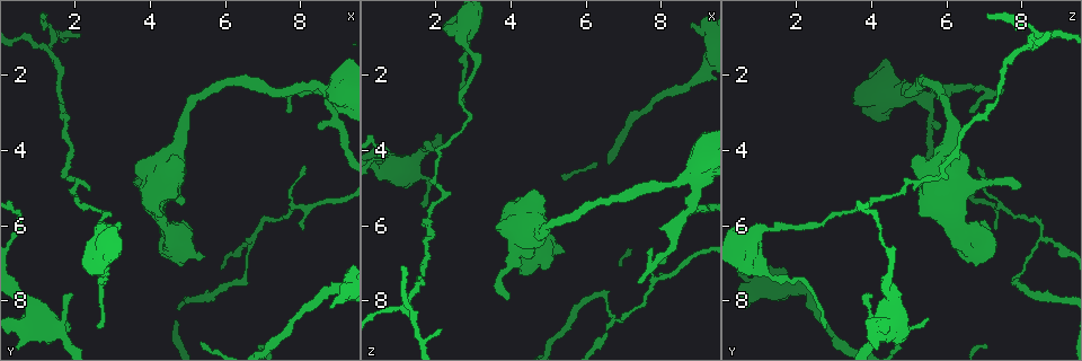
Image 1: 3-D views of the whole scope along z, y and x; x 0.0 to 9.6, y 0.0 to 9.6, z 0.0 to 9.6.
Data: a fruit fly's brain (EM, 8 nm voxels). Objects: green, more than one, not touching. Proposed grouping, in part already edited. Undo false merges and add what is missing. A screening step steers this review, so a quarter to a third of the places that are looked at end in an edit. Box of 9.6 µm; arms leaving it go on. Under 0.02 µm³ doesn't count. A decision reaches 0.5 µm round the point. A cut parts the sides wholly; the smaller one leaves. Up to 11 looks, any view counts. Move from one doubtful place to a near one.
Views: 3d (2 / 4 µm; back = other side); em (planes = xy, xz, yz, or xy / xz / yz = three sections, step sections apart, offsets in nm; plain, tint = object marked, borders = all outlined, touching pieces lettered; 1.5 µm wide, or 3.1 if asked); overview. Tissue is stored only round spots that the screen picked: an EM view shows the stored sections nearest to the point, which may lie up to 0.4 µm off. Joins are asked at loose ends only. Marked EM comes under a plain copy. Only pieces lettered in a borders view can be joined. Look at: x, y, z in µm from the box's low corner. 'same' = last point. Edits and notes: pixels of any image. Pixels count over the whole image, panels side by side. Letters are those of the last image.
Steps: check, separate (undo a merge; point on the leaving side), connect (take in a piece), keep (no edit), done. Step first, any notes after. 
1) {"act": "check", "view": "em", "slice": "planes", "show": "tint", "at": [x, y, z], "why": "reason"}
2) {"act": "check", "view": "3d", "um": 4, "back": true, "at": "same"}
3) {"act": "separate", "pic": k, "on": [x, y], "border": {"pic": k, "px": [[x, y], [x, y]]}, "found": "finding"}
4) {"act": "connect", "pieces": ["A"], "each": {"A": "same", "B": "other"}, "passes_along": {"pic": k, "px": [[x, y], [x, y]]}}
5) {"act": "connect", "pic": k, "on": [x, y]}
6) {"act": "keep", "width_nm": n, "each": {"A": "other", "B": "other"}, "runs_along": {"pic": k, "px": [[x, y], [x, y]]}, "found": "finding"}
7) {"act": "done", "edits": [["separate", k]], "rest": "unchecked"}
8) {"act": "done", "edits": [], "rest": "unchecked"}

{"act": "check", "view": "3d", "um": 2, "at": [5.45, 6.75, 6.70], "why": "stops while still wide"}

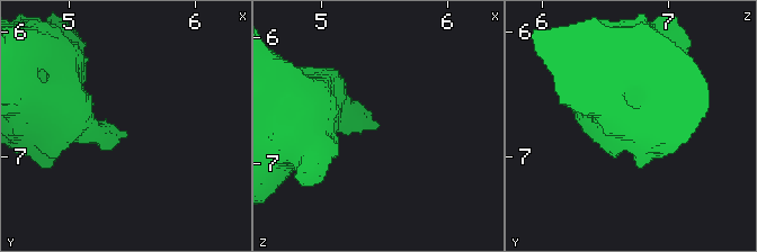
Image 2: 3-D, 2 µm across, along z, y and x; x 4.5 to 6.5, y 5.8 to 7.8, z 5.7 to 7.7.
{"act": "check", "view": "em", "slice": "planes", "show": "borders", "at": [5.44, 6.80, 6.68]}

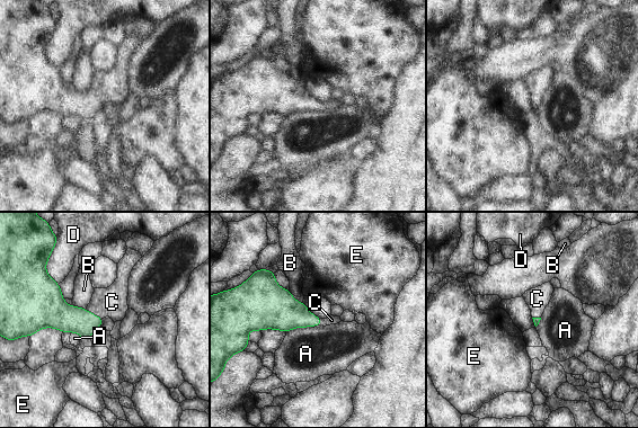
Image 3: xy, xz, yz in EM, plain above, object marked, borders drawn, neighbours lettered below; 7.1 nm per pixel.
{"act": "connect", "pieces": ["C"], "each": {"A": "other", "B": "other", "C": "same", "D": "other", "E": "other"}, "passes_along": {"pic": 3, "px": [[60, 315], [94, 314], [112, 302]]}, "found": "the neuron continues"}

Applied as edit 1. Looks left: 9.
{"act": "check", "view": "overview", "why": "redraw"}

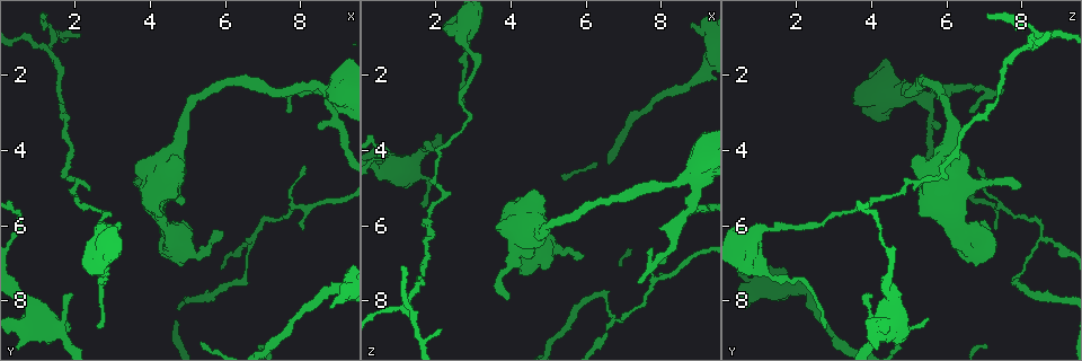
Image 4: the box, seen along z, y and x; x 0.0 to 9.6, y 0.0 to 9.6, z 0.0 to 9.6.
{"act": "check", "view": "3d", "um": 2, "at": [6.75, 6.30, 8.50], "why": "three arms meet"}

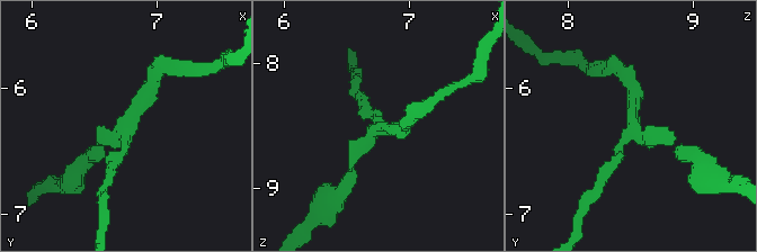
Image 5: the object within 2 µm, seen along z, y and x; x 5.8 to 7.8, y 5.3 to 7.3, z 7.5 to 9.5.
{"act": "check", "view": "em", "slice": "planes", "show": "borders", "at": [6.74, 6.36, 8.50], "arms": 3, "why": "shape alone is not enough"}

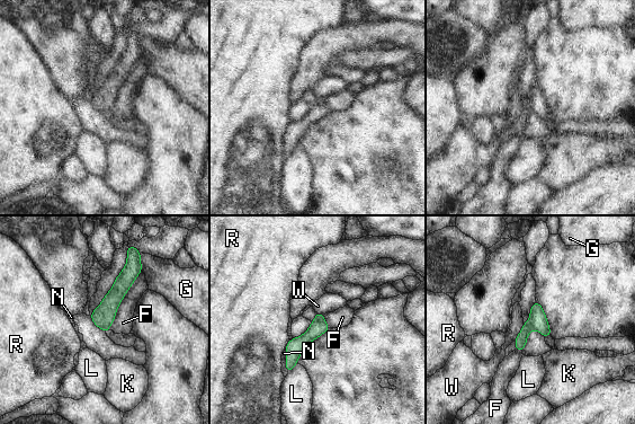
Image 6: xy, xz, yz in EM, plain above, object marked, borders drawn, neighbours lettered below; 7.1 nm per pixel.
{"act": "separate", "pic": 6, "on": [320, 317], "each": {"F": "other", "G": "other", "K": "other", "L": "other", "N": "other", "R": "other", "W": "other"}, "border": {"pic": 6, "px": [[314, 318], [323, 321]]}, "found": "two neurons meet here"}

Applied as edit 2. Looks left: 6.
{"act": "check", "view": "overview"}

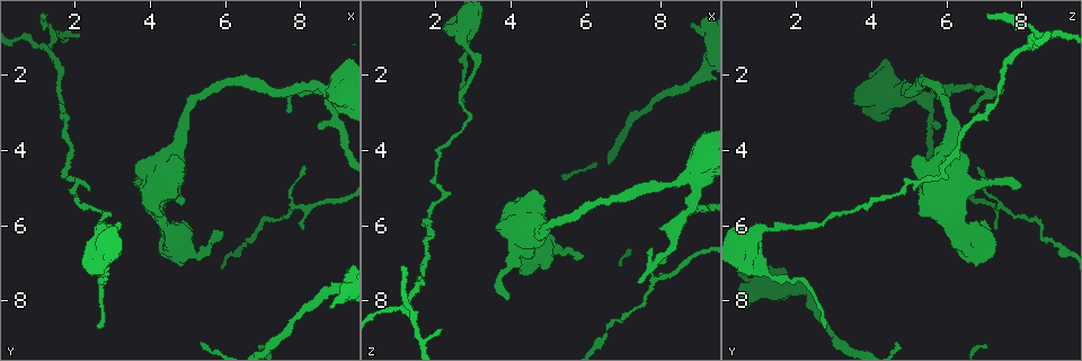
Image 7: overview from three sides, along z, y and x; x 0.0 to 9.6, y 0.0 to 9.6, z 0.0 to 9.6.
{"act": "check", "view": "em", "slice": "yz", "step": 8, "show": "borders", "at": [8.10, 4.45, 6.80], "why": "branch stops here"}

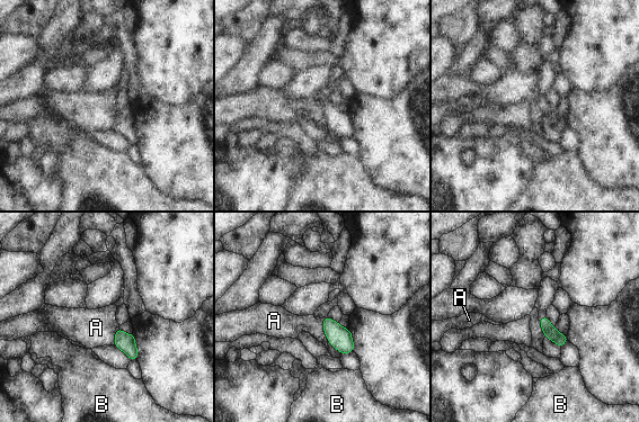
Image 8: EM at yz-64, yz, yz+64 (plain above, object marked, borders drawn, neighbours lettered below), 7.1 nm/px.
{"act": "keep", "each": {"A": "other", "B": "other"}, "border": {"pic": 8, "px": [[324, 317], [322, 325], [326, 335]]}, "found": "none of them fits"}

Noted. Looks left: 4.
{"act": "check", "view": "3d", "um": 4, "at": [2.40, 7.30, 0.75], "why": "stops while still wide"}

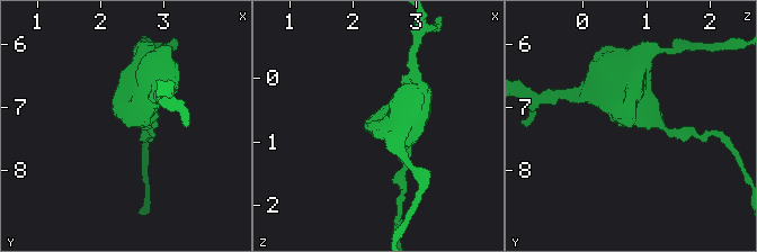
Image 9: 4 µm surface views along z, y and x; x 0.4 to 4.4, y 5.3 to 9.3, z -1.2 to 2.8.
{"act": "check", "view": "em", "slice": "yz", "step": 4, "show": "tint", "at": [2.40, 7.35, 0.75]}

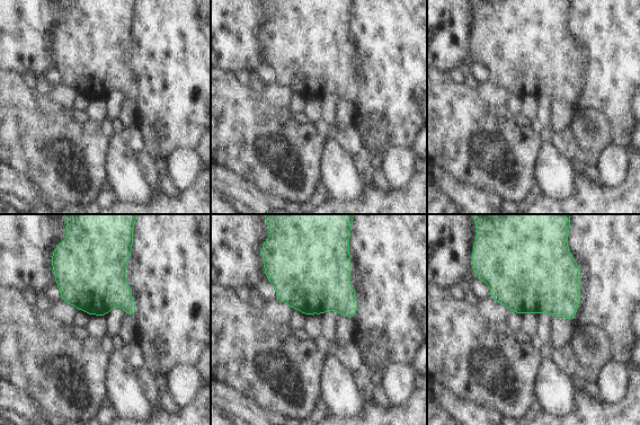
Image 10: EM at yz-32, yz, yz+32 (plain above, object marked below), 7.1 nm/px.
{"act": "check", "view": "em", "slice": "planes", "show": "borders", "at": "same"}

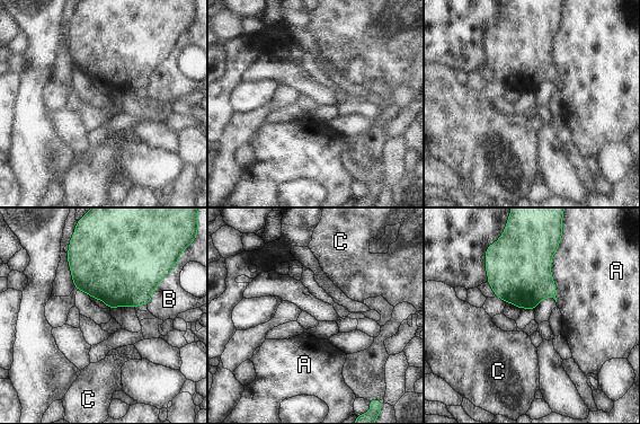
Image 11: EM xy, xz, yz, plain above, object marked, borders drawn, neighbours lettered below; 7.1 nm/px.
{"act": "keep", "each": {"A": "other", "B": "other", "C": "other"}, "border": {"pic": 11, "px": [[560, 243], [551, 261], [556, 301]]}, "found": "no lettered piece goes on from it"}

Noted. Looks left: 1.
{"act": "done", "edits": [["connect", 3], ["separate", 6]], "rest": "unchecked"}

